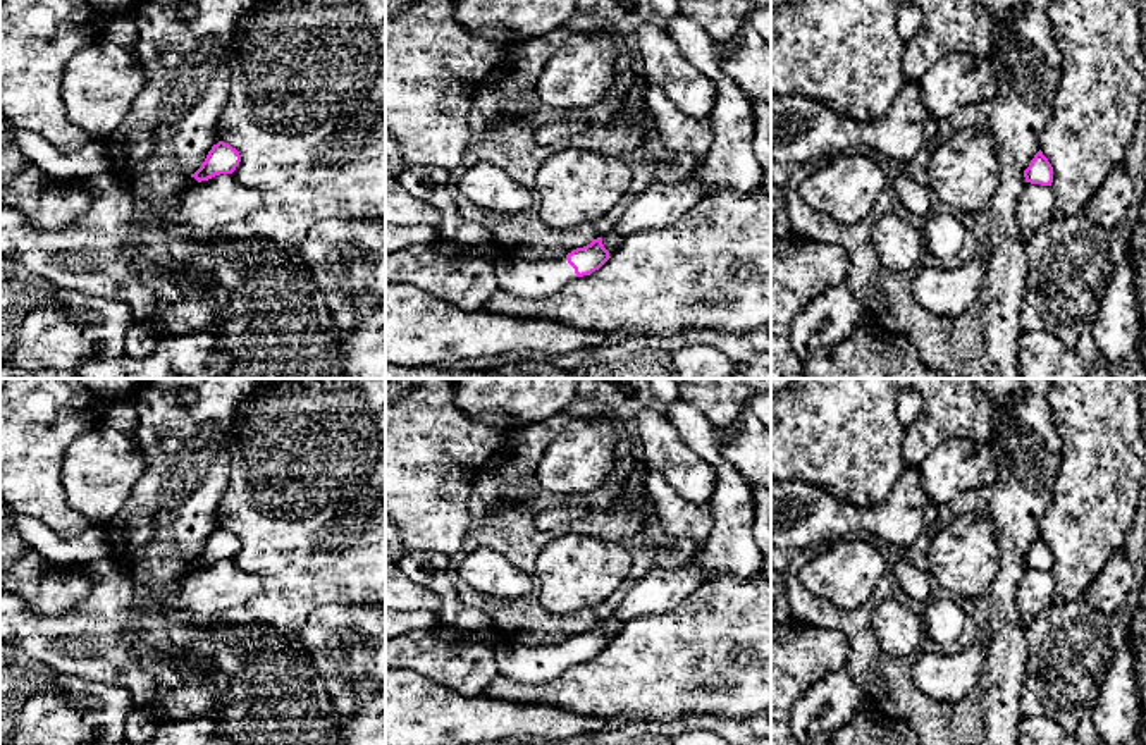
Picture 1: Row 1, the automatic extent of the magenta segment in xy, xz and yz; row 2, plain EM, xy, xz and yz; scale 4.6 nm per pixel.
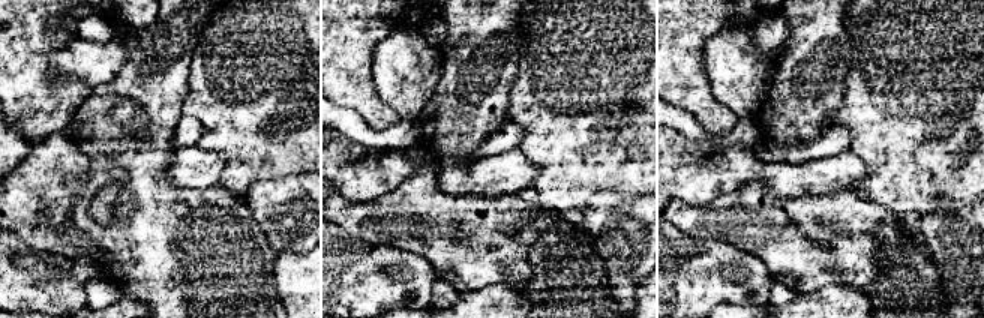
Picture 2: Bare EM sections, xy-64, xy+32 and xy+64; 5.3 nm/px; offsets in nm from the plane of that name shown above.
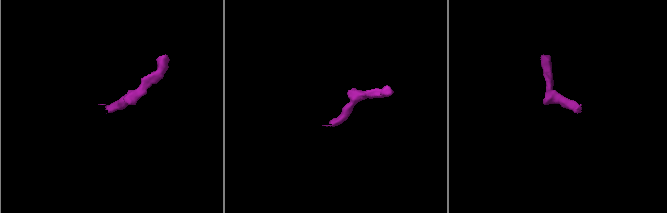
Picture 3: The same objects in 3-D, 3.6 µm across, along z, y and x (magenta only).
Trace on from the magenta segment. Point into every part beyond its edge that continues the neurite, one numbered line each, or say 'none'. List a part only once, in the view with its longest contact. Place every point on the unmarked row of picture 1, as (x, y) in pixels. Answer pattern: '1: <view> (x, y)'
1: xz (520, 663)

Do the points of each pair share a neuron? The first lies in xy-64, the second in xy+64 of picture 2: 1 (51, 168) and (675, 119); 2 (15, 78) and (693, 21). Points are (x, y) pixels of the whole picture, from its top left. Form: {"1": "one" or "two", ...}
{"1": "two", "2": "one"}

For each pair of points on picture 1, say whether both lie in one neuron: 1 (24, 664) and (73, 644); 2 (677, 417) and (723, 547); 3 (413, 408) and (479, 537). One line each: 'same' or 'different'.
1: different
2: same
3: different

